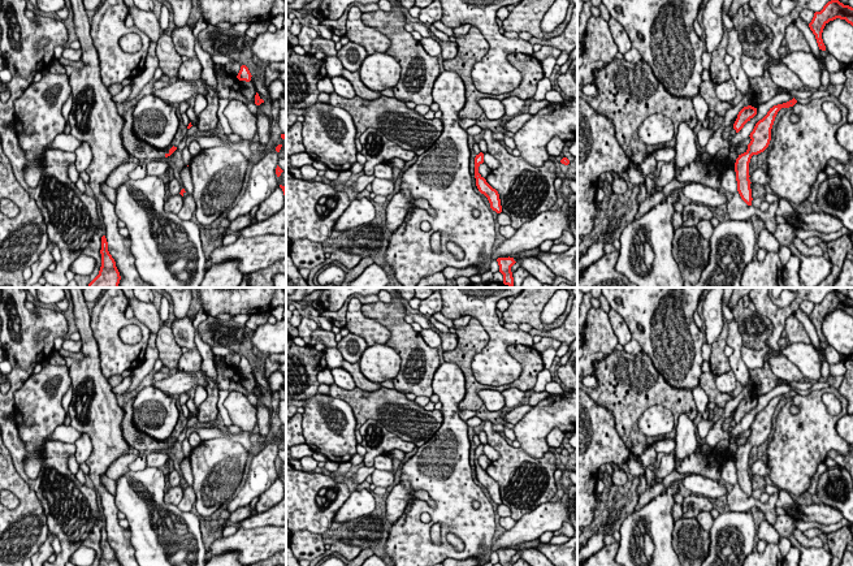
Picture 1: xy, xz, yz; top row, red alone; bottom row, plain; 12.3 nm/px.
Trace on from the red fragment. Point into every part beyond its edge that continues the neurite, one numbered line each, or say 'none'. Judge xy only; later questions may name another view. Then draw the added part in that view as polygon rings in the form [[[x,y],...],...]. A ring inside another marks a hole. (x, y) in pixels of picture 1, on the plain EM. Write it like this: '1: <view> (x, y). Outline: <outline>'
1: xy (131, 435). Outline: [[[134,398],[126,402],[125,407],[122,409],[124,419],[122,419],[121,427],[122,427],[122,436],[125,442],[137,450],[150,450],[150,451],[165,450],[165,446],[169,445],[169,441],[173,437],[170,436],[164,441],[159,441],[140,432],[134,425],[134,422],[133,422],[133,402],[134,402]]]

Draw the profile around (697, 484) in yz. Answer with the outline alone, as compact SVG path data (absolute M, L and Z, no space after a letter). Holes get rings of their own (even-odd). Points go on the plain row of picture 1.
M692 474L683 479L683 485L693 494L703 496L710 500L727 496L727 487L724 481L714 481L702 475Z

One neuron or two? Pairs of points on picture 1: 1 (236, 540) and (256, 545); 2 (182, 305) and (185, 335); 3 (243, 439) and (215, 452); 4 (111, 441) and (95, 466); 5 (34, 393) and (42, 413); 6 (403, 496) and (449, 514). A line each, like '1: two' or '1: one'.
1: one
2: two
3: two
4: one
5: one
6: two

